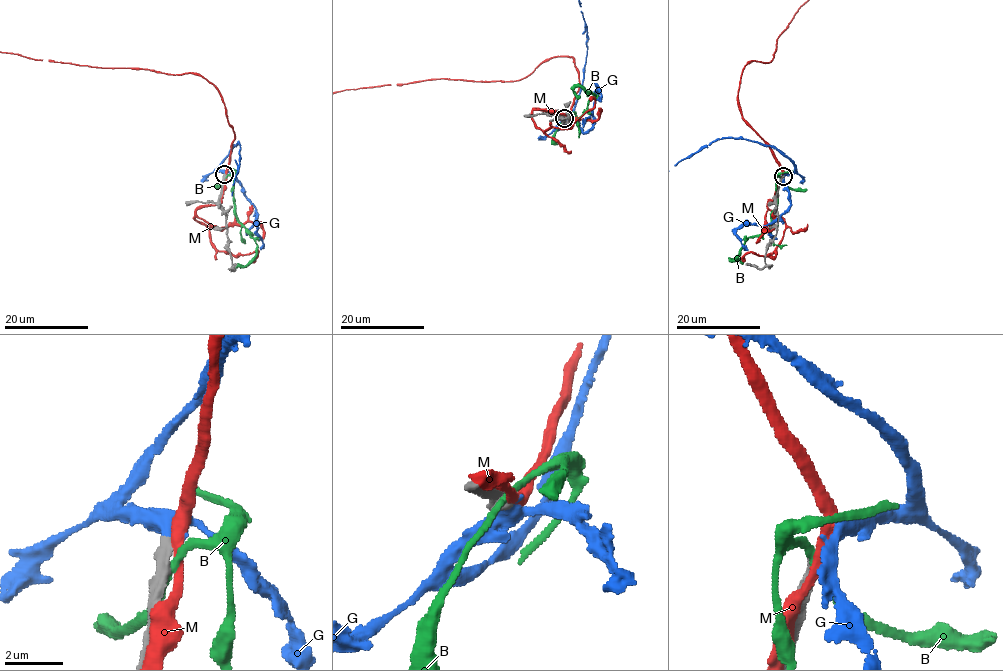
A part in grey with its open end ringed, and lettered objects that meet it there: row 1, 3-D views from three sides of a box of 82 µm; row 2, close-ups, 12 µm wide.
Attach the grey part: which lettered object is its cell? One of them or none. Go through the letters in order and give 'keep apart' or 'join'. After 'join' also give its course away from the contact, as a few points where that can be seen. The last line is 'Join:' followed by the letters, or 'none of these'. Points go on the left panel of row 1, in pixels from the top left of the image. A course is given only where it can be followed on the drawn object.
B: keep apart
G: join
M: keep apart
Join: G

